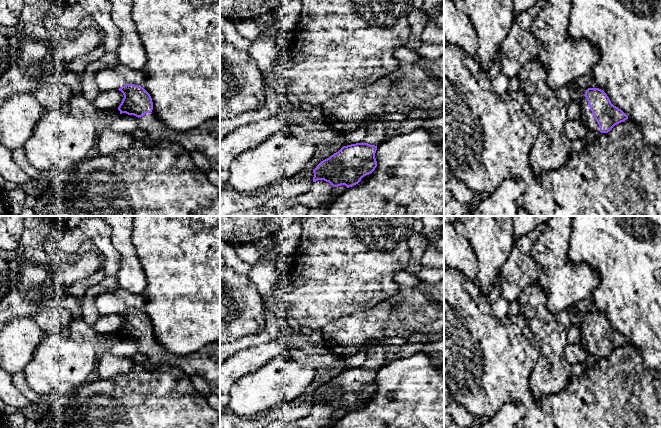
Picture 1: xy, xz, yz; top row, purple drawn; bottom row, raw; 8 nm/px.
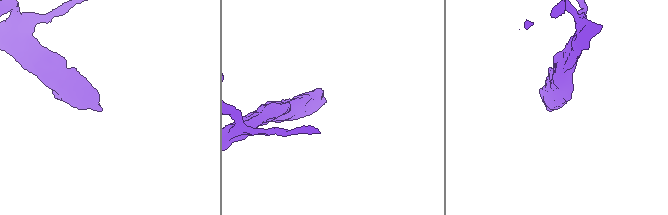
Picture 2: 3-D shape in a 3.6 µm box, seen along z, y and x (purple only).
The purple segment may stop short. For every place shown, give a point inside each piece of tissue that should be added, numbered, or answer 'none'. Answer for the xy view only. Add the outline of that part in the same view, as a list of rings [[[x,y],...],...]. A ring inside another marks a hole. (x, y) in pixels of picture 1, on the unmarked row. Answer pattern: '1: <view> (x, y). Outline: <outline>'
1: xy (206, 362). Outline: [[[152,334],[139,342],[138,352],[146,356],[153,366],[167,364],[181,368],[189,376],[202,376],[211,393],[220,398],[220,341],[191,354],[175,355],[168,352]]]

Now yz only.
1: yz (586, 341). Outline: [[[585,320],[581,323],[581,335],[578,344],[581,345],[588,354],[592,354],[601,358],[600,351],[595,344],[592,335],[590,334]]]

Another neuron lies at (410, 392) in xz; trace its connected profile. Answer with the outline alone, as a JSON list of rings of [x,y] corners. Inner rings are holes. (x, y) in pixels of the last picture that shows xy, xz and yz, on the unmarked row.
[[[417,353],[388,362],[377,370],[377,391],[363,407],[347,412],[331,428],[444,428],[444,372],[435,367],[428,355]]]

